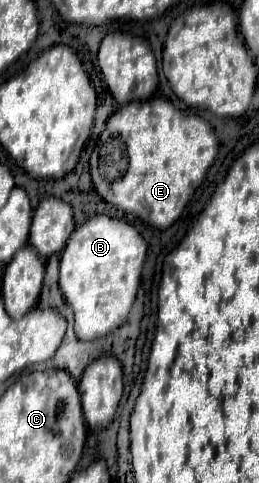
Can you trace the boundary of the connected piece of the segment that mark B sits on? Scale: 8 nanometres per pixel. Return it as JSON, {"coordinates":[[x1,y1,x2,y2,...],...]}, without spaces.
{"coordinates":[[106,215,90,217,78,227,60,255,60,289,74,313,74,331,80,341,106,337,126,325,142,281,146,241,128,223]]}

